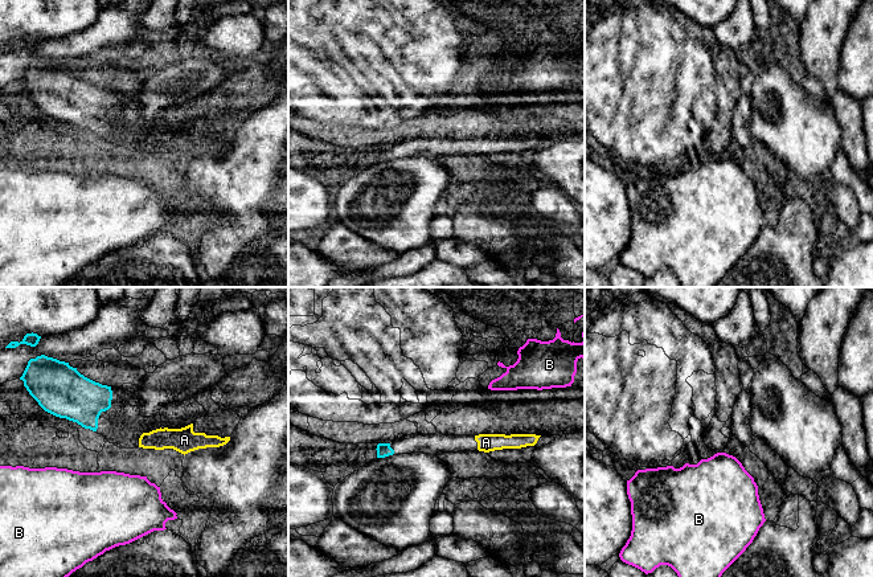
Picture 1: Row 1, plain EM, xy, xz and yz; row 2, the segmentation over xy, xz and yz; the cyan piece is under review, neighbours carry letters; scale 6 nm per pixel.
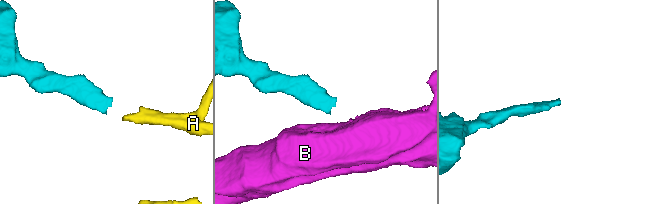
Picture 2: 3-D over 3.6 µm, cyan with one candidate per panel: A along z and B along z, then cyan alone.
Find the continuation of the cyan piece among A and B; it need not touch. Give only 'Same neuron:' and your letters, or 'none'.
Same neuron: A

